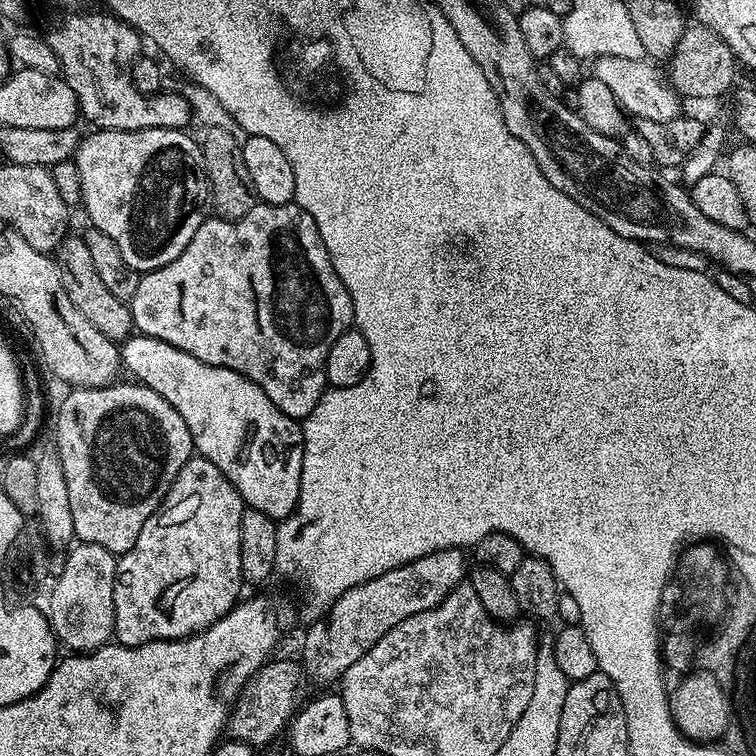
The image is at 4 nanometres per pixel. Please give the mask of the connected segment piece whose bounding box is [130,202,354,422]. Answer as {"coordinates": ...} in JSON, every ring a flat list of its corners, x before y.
{"coordinates":[[257,202,254,210,250,210,250,214,237,220,204,219,202,226,198,226,198,234,194,234,194,238,190,238,186,250,182,250,182,254,178,254,178,258,174,258,174,262,141,275,138,290,134,290,134,298,130,302,130,307,137,333,150,338,158,338,194,358,198,358,198,362,206,362,210,366,219,368,229,368,242,374,250,382,257,384,266,394,266,398,270,398,270,402,274,402,274,406,278,406,278,410,282,410,282,414,286,414,297,422,305,420,314,410,314,406,318,406,318,402,324,397,328,384,324,367,326,358,330,354,330,346,334,346,337,338,342,333,349,331,354,324,352,299,346,286,342,286,342,282,330,262,330,254,318,234,318,226,314,222,314,218,310,218,310,214,306,214,306,210,302,210,295,202,277,205]]}

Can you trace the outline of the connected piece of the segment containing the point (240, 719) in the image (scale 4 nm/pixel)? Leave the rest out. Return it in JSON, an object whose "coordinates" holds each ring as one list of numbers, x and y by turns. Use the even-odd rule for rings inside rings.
{"coordinates":[[273,658,252,675,234,701,226,725,231,739,241,740,253,746,268,746,276,735,287,729,297,711,296,699,300,696,300,683,305,683,306,673,299,663]]}

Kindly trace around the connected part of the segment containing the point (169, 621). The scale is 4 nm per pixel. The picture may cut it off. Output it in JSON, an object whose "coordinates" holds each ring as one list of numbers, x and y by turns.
{"coordinates":[[192,455,186,462,186,466,182,466,178,478,174,478,170,490,164,501,158,506,158,510,154,510,154,514,150,514,150,518,146,518,141,532,138,533,138,542,134,542,134,546,130,546,130,550,123,553,116,561,114,626,112,627,115,643,126,646,142,646,146,642,155,640,182,640,186,636,195,636,197,632,203,632,211,624,222,619,231,608,236,607,242,596,240,588,245,587,242,578,242,558,240,557,240,523,245,511,244,499,238,494,238,490,230,482,230,478,226,478,226,474,222,474,222,470,218,470,218,466,214,466,214,462,210,462,205,456]]}

